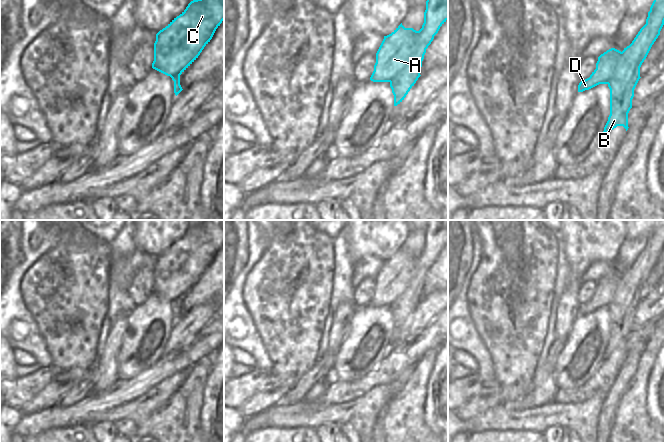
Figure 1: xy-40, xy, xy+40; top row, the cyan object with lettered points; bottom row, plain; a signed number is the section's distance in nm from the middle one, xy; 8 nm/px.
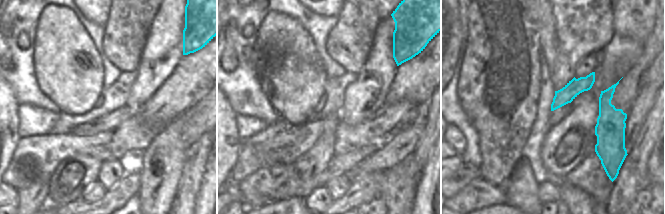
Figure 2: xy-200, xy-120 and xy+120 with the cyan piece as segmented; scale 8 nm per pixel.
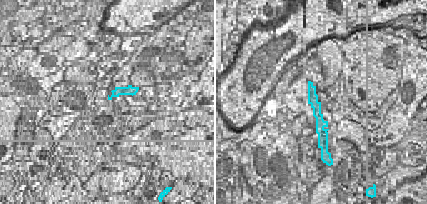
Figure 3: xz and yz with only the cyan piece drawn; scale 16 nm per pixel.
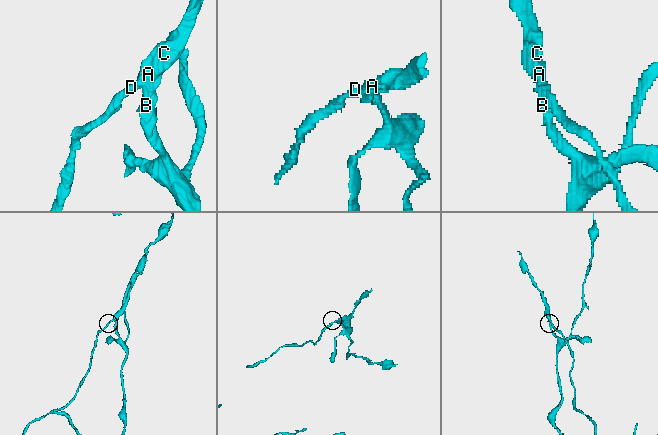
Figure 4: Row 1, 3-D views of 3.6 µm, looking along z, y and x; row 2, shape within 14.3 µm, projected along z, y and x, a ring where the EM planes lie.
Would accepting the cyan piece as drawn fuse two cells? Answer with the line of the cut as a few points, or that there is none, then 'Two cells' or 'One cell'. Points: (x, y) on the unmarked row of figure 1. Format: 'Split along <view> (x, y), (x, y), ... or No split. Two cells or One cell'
Split along xy (418, 255), (418, 264), (407, 288), (390, 306). Two cells.

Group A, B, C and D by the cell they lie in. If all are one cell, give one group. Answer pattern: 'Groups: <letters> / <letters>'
Groups: A C D / B.

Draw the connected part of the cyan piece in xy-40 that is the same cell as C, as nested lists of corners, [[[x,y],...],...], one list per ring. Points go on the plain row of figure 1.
[[[204,220],[191,225],[186,233],[156,258],[152,292],[167,299],[180,300],[200,279],[224,244],[224,220]]]

